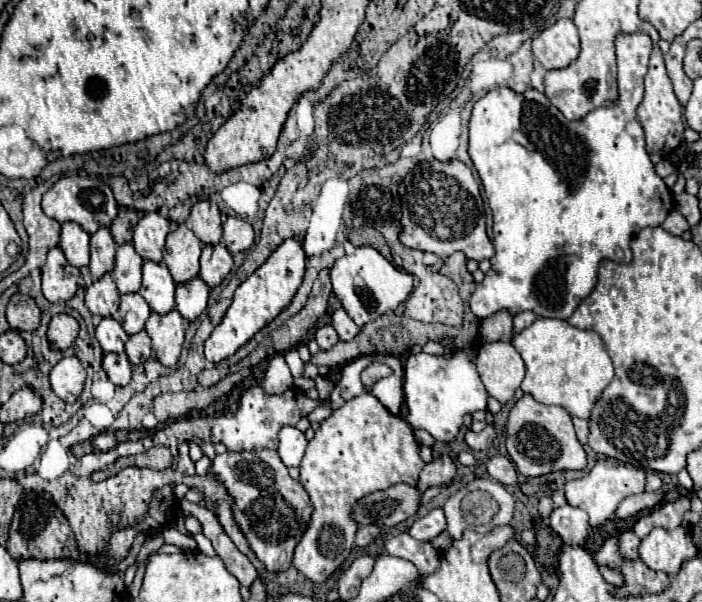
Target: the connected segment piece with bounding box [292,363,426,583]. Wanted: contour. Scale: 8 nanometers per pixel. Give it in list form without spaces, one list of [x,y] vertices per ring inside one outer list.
[[[370,363],[364,371],[362,371],[362,379],[366,379],[366,391],[358,397],[354,397],[352,401],[346,401],[340,409],[336,409],[326,421],[322,421],[322,425],[318,427],[314,439],[308,443],[306,455],[300,463],[300,483],[304,485],[304,489],[310,495],[310,501],[314,505],[314,513],[312,513],[312,523],[308,525],[306,533],[302,535],[300,543],[296,545],[294,551],[294,559],[292,565],[312,583],[322,583],[326,581],[350,555],[352,547],[354,547],[354,535],[356,535],[356,523],[350,519],[350,509],[352,505],[362,499],[368,493],[380,491],[380,489],[388,489],[396,483],[406,483],[406,485],[416,485],[418,483],[418,475],[422,471],[422,467],[426,465],[420,459],[420,445],[414,439],[414,431],[412,427],[392,415],[372,393],[372,385],[376,379],[388,377],[392,373],[392,369],[388,365],[382,363]]]

